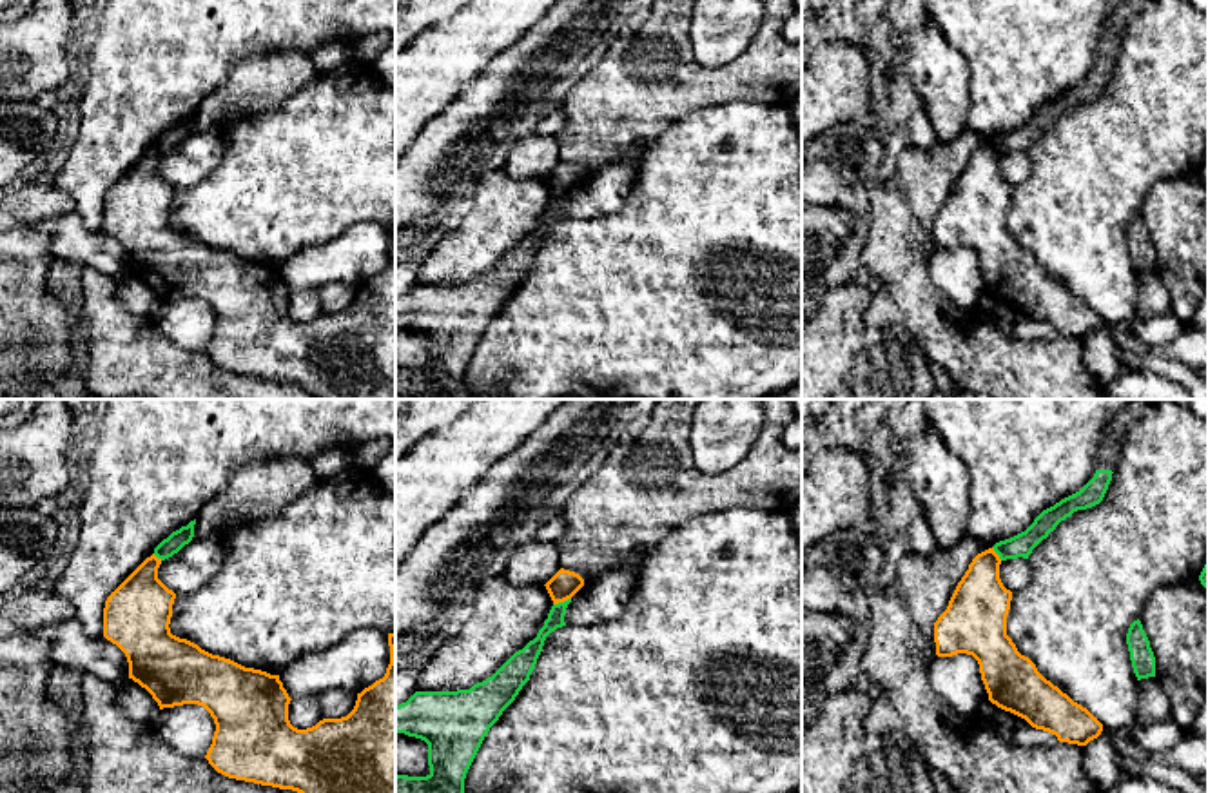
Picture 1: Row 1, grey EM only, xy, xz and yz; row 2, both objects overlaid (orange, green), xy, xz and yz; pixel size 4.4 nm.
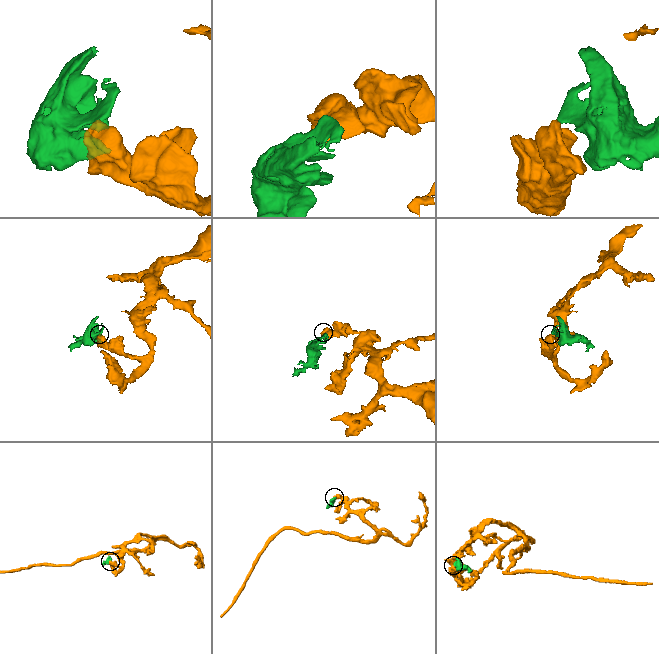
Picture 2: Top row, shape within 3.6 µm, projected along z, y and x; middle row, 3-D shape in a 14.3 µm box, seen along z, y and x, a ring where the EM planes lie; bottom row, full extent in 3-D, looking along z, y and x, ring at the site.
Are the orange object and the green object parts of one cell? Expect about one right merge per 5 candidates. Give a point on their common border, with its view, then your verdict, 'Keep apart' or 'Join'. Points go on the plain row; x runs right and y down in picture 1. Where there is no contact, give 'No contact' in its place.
Touches orange at xz (561, 195). Keep apart

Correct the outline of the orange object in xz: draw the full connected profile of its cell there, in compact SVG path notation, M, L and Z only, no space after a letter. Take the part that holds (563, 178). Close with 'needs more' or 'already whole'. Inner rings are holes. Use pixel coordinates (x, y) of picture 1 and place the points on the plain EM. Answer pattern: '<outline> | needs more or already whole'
M560 162L544 180L553 198L559 198L571 192L584 180L584 172L575 165Z | already whole

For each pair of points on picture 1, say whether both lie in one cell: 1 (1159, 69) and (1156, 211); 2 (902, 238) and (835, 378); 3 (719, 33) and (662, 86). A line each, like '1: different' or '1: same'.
1: different
2: different
3: different

